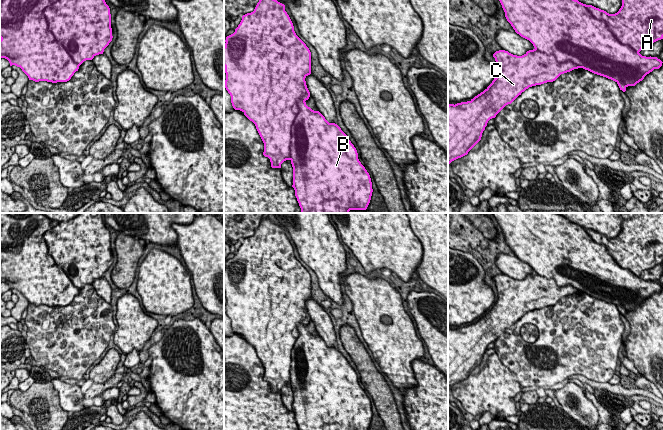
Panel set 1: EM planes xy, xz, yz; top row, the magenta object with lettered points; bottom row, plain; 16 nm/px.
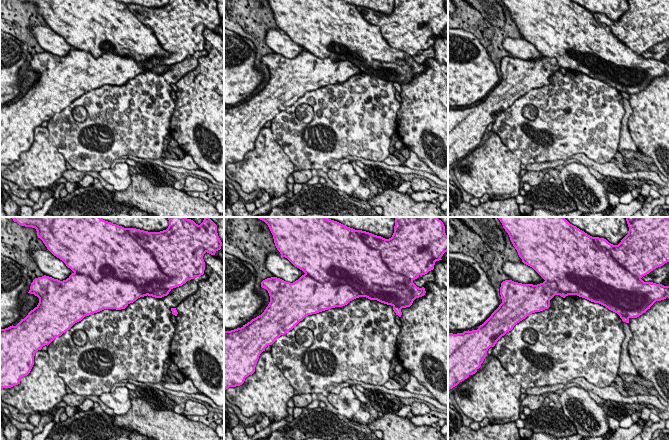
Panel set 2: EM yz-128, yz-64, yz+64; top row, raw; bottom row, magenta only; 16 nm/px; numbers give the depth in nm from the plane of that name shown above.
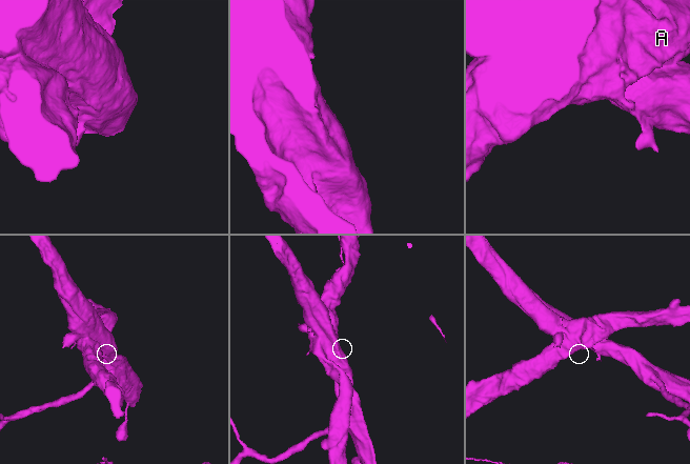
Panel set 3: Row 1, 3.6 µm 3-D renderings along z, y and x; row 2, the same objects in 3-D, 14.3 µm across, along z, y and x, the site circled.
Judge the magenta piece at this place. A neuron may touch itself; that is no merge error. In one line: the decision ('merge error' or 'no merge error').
merge error

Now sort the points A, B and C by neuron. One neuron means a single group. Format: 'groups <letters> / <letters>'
groups A C / B

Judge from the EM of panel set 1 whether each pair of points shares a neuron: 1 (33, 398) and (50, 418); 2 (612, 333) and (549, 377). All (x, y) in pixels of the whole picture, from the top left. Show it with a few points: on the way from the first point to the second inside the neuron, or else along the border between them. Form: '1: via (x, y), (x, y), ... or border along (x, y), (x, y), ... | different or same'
1: via (38, 403), (46, 413) | same
2: via (596, 335), (565, 365) | same

